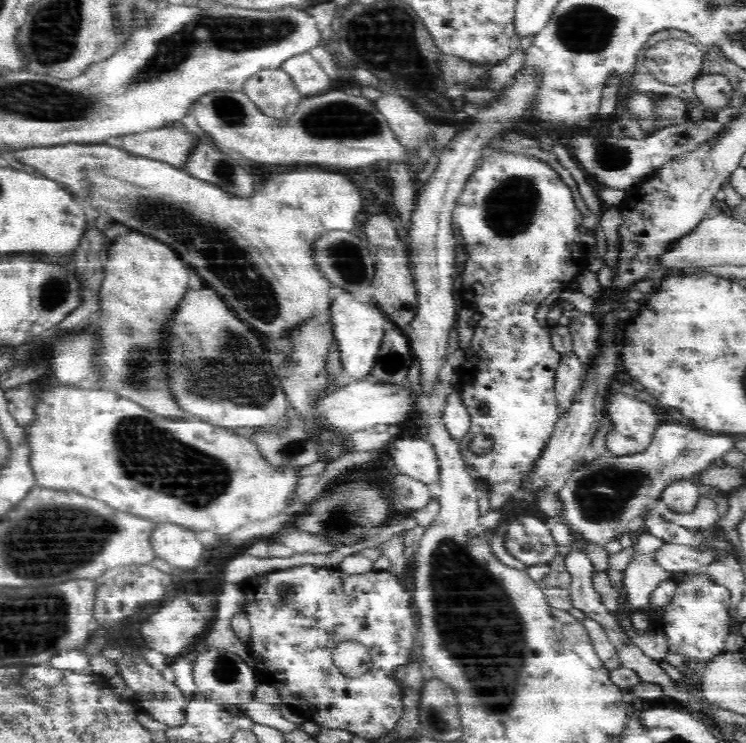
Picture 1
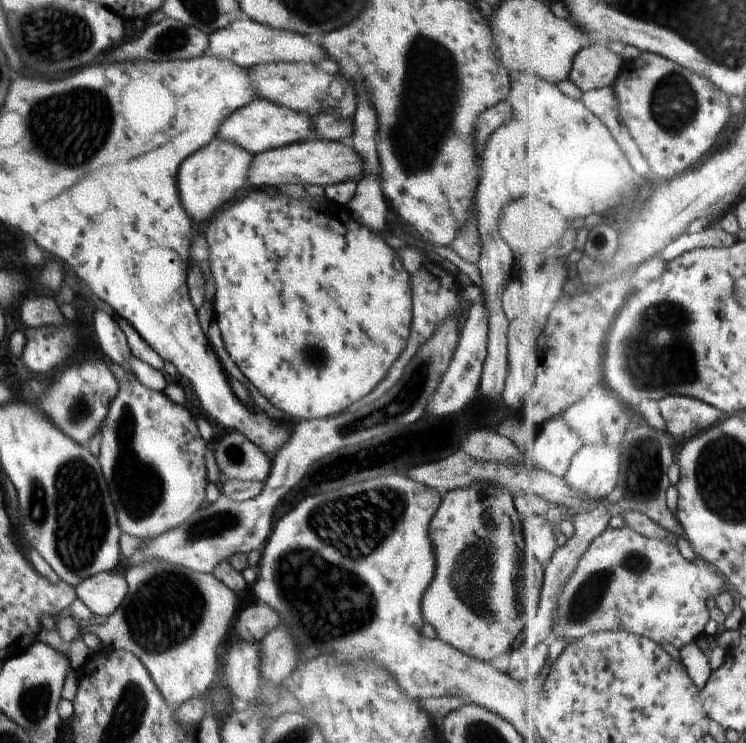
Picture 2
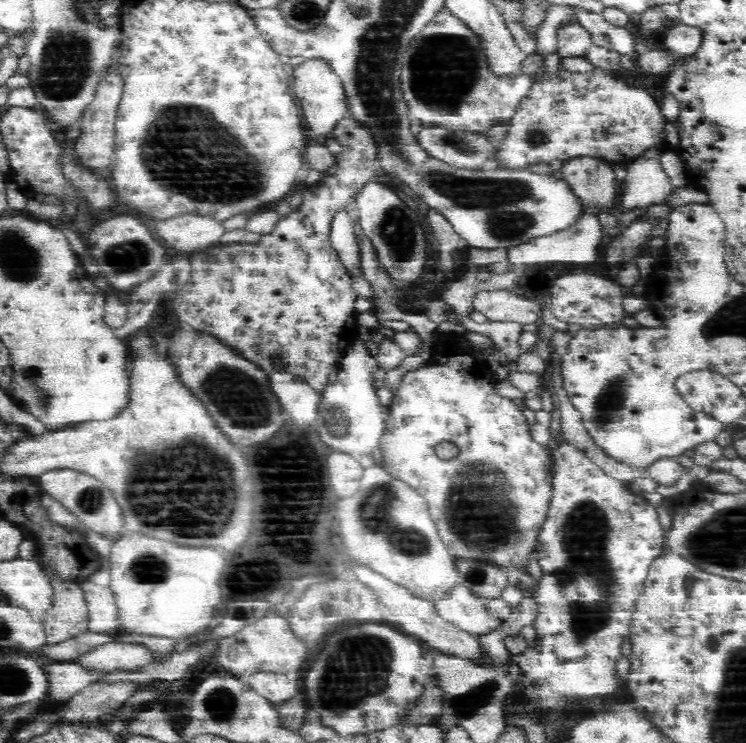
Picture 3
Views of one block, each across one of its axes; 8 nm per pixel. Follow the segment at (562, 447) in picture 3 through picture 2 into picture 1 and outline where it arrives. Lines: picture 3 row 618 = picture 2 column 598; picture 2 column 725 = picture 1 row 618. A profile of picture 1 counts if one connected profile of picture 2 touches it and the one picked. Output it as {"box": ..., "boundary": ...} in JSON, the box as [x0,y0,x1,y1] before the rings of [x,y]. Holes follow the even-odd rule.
{"box":[578,617,621,669],"boundary":[[[590,617],[578,620],[579,624],[586,632],[587,639],[590,641],[591,647],[596,651],[596,655],[604,668],[615,669],[621,663],[618,657],[616,646],[612,645],[612,639],[608,638],[606,629],[596,620]]]}

